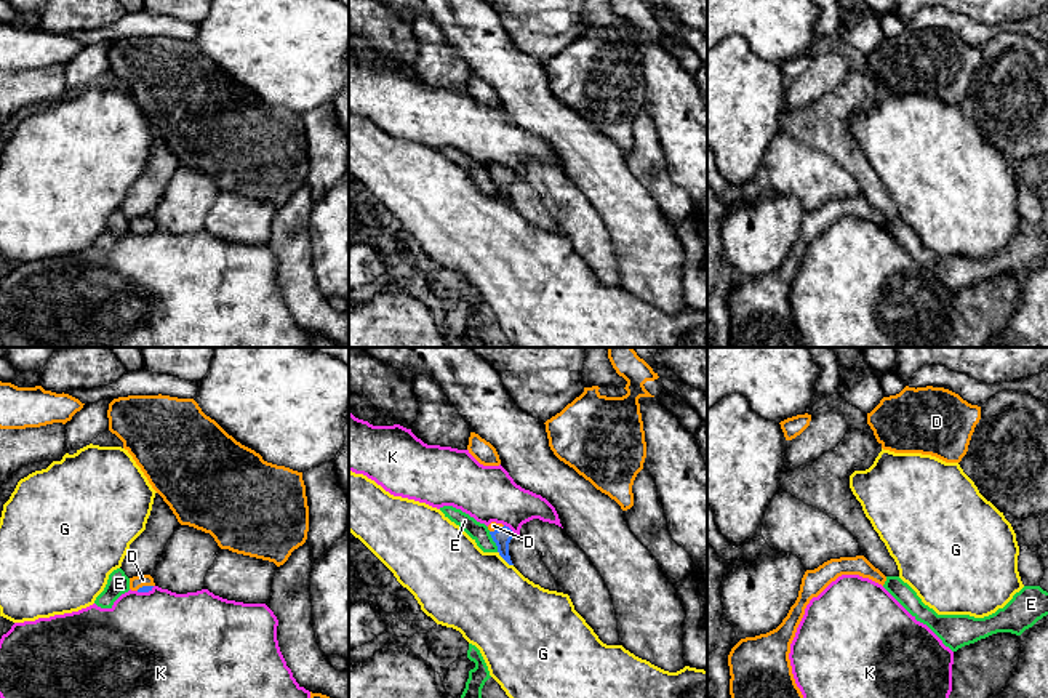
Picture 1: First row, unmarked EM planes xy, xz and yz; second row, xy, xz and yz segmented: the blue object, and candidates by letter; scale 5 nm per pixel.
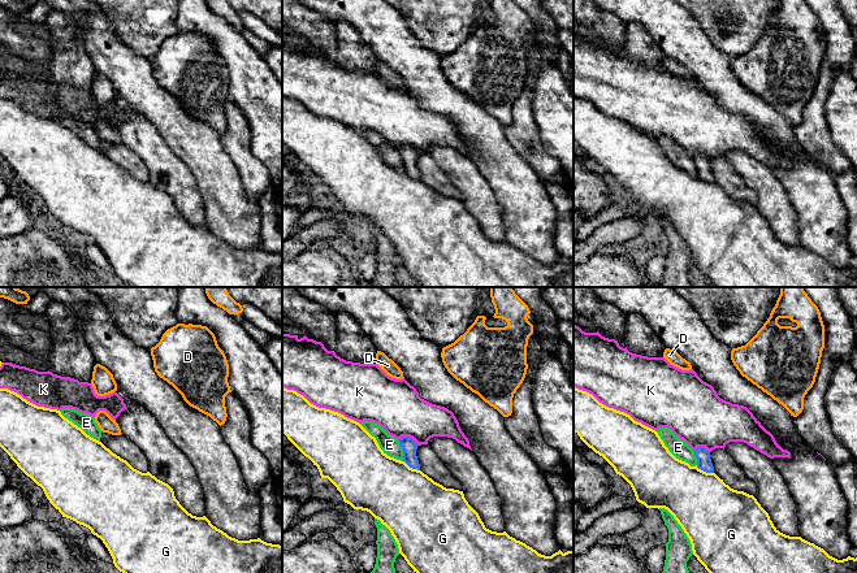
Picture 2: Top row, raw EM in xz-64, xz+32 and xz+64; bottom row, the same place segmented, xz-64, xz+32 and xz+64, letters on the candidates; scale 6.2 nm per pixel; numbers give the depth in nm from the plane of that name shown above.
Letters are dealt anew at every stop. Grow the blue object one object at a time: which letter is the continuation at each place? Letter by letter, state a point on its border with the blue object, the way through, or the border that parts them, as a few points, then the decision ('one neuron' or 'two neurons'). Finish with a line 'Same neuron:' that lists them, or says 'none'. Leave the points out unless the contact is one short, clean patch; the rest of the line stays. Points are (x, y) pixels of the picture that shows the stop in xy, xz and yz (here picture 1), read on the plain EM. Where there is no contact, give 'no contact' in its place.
D: contact xy (144, 228); way xy (144, 229), (144, 228), (143, 221); one neuron
E: contact xz (493, 181); two neurons
G: contact xz (504, 200); two neurons
K: contact xz (509, 170); two neurons
Same neuron: D

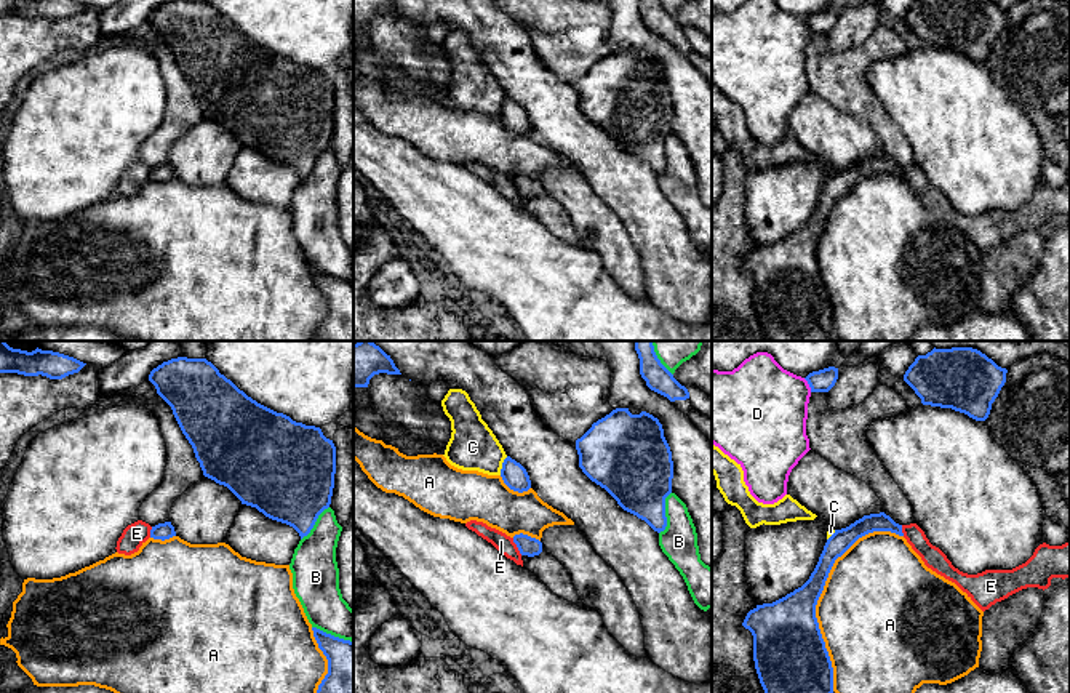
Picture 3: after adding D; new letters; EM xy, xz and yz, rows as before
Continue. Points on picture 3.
A: contact yz (821, 234); two neurons
B: contact xz (664, 154); two neurons
C: contact xz (503, 108); two neurons
D: contact yz (808, 24); two neurons
E: contact xz (517, 188); two neurons
Same neuron: none

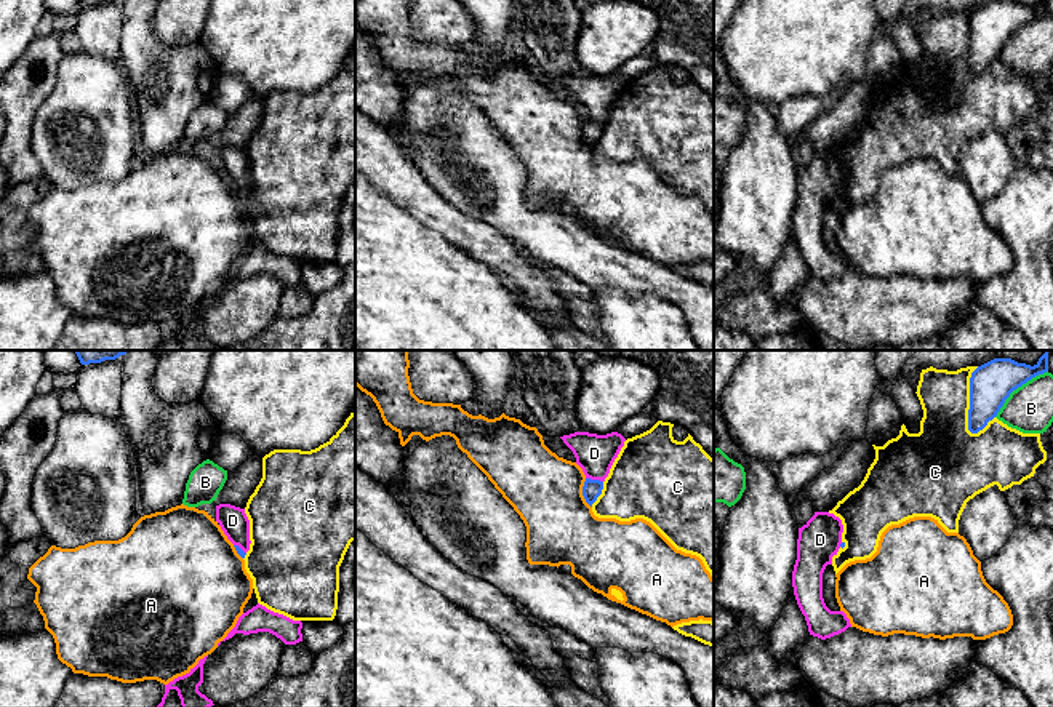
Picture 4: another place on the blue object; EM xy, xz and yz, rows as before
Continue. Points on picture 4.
A: contact xz (583, 135); two neurons
B: contact yz (1016, 29); two neurons
C: contact yz (970, 42); two neurons
D: contact xz (594, 122); border xz (586, 119), (602, 123); two neurons
Same neuron: none

